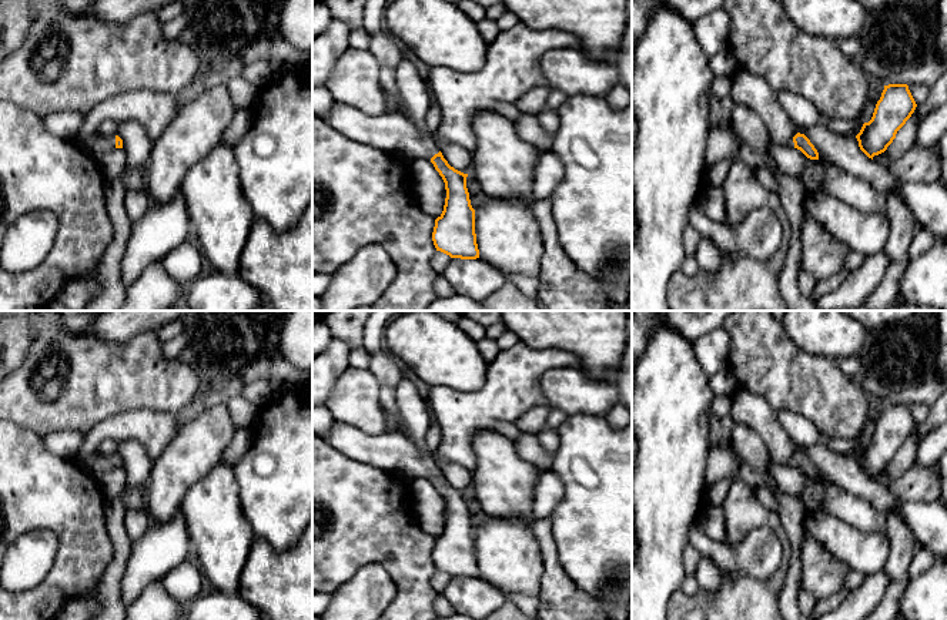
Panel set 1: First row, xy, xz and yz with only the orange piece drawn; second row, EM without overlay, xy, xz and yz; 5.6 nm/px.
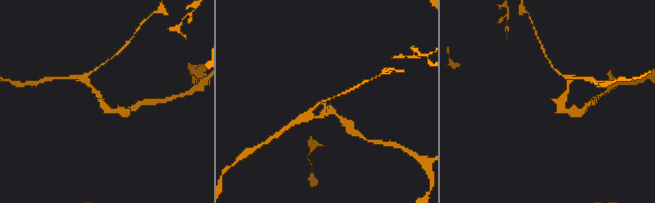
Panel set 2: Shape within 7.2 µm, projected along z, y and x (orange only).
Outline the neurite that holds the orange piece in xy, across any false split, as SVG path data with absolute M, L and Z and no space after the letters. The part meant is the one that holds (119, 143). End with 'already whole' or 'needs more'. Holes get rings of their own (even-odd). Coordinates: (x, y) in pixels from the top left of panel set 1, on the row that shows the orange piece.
M97 131L88 137L81 137L77 134L74 138L98 161L106 153L114 148L123 148L123 140L116 134L104 137Z; needs more

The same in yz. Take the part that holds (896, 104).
M907 84L884 86L871 120L856 135L860 150L871 160L884 153L916 107Z; already whole

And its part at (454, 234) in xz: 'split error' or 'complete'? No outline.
split error

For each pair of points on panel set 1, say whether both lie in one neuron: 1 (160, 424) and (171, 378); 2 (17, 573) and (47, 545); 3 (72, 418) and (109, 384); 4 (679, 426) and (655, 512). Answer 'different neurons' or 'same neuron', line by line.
1: different neurons
2: same neuron
3: same neuron
4: same neuron

